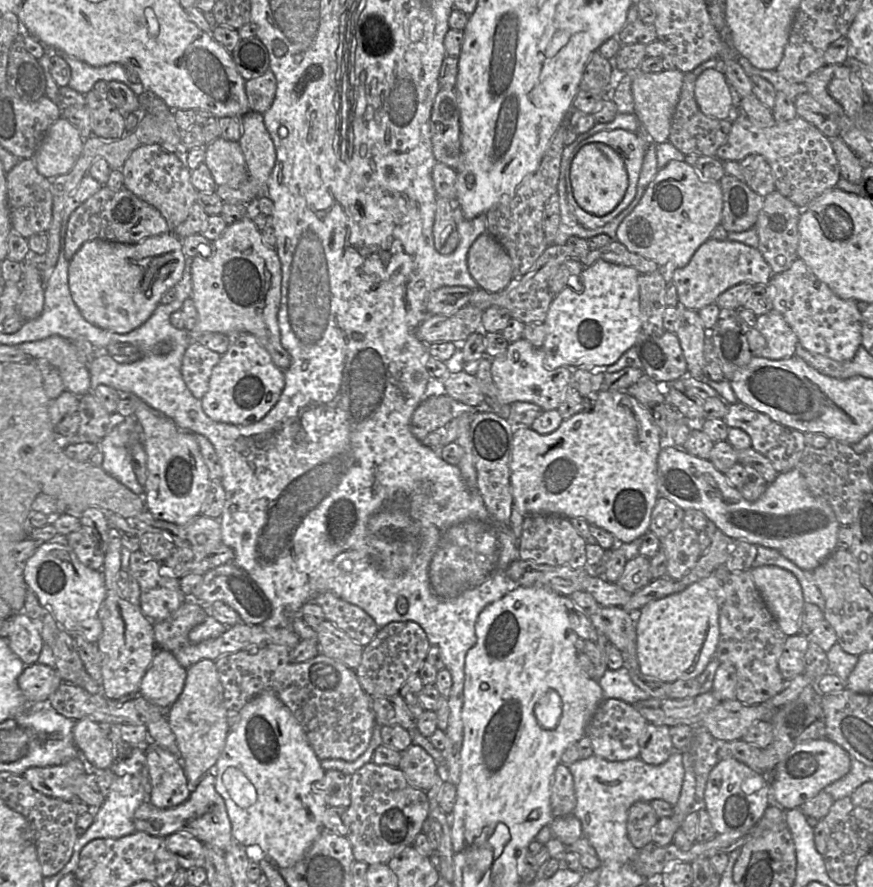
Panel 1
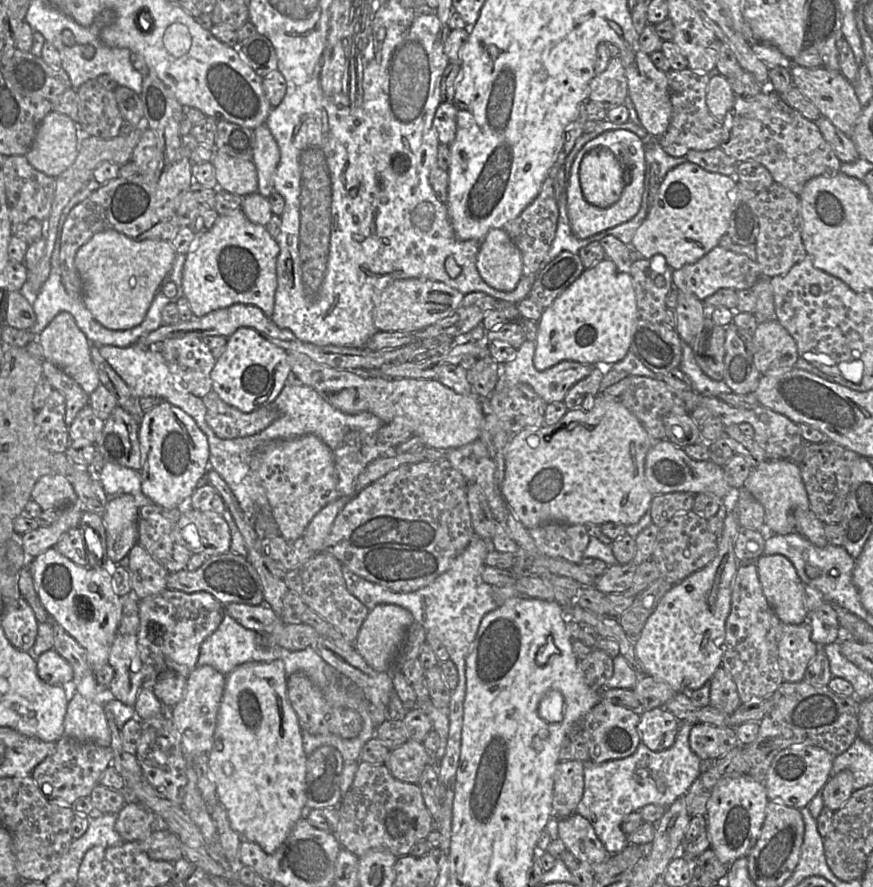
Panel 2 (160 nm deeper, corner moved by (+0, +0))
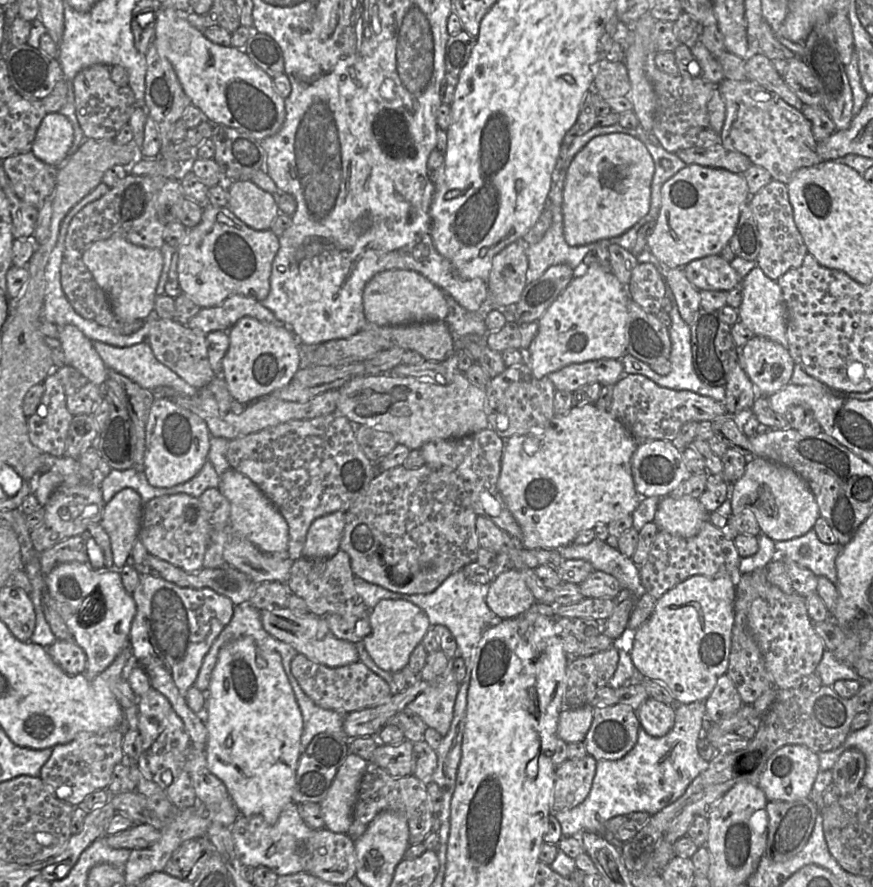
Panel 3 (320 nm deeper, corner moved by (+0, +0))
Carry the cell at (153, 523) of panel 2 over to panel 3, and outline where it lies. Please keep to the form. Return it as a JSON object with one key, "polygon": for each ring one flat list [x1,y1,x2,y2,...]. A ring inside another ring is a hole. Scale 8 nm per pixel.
{"polygon":[[180,493,153,498,143,504,139,538,150,555,191,573,203,568,212,529,199,499]]}

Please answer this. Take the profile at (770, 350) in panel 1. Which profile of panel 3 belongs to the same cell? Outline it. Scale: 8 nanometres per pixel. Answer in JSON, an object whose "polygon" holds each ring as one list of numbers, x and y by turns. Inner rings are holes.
{"polygon":[[755,335,739,352,739,362,760,395,771,396,791,381,795,361,788,348]]}

